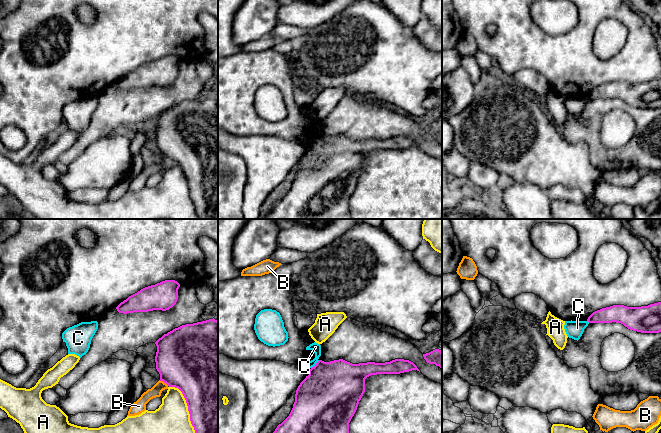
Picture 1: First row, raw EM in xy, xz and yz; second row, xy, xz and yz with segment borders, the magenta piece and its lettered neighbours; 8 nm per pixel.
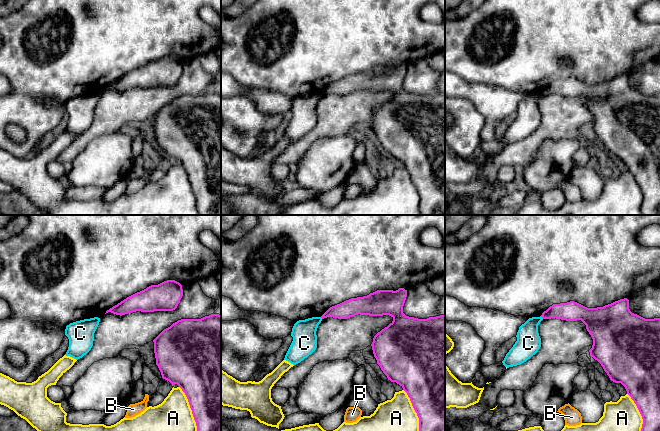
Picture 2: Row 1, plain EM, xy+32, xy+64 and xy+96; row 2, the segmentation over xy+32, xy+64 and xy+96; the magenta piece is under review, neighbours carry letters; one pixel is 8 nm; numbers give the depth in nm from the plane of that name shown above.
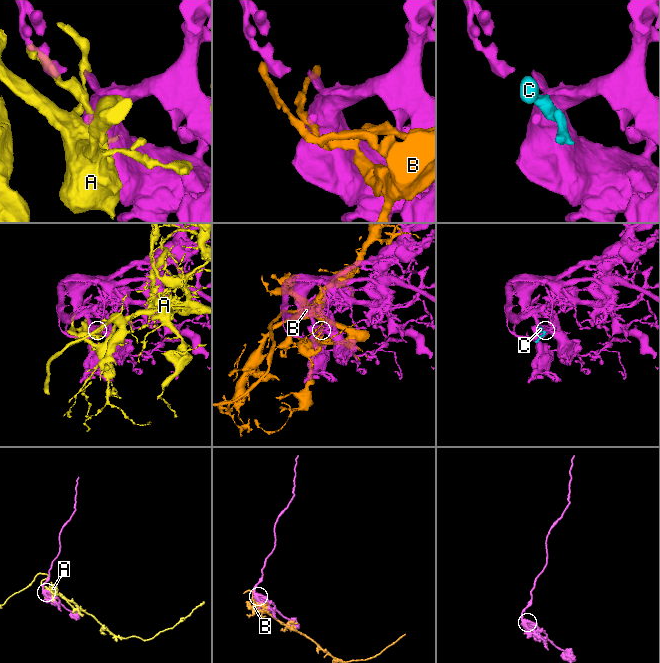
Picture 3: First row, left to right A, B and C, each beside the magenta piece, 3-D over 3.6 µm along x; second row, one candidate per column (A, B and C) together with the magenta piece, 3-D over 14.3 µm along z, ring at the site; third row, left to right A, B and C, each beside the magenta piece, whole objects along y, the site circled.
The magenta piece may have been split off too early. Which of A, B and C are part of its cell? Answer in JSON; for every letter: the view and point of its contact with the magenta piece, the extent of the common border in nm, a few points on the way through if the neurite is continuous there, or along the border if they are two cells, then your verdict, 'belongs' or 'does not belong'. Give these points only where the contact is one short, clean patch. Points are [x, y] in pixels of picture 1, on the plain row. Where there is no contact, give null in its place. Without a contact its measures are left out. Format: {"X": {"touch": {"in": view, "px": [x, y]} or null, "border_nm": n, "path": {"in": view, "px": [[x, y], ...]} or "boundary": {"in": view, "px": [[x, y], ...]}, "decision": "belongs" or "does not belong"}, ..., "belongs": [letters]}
{"A": {"touch": {"in": "xy", "px": [188, 186]}, "border_nm": 500, "decision": "does not belong"}, "B": {"touch": {"in": "xy", "px": [164, 158]}, "border_nm": 90, "decision": "does not belong"}, "C": {"touch": {"in": "xz", "px": [316, 140]}, "border_nm": 100, "boundary": {"in": "xz", "px": [[319, 136], [311, 144]]}, "decision": "does not belong"}, "belongs": []}

